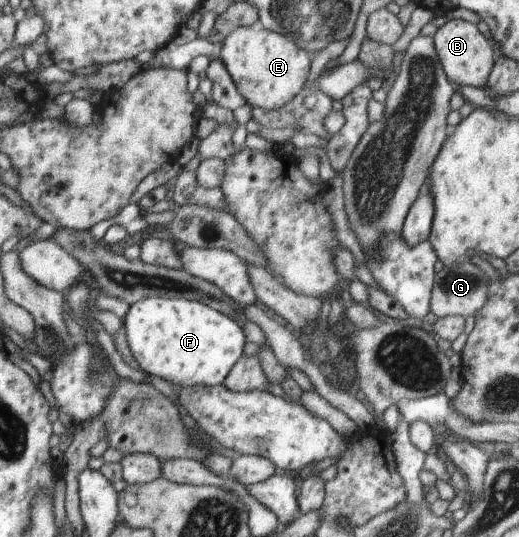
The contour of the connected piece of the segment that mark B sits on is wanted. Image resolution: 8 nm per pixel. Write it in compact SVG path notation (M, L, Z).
M451 19L436 29L432 40L439 63L443 65L444 74L455 88L459 85L469 85L483 89L486 86L492 67L495 66L494 59L492 59L494 55L492 55L492 47L488 45L488 41L476 29L476 24Z

